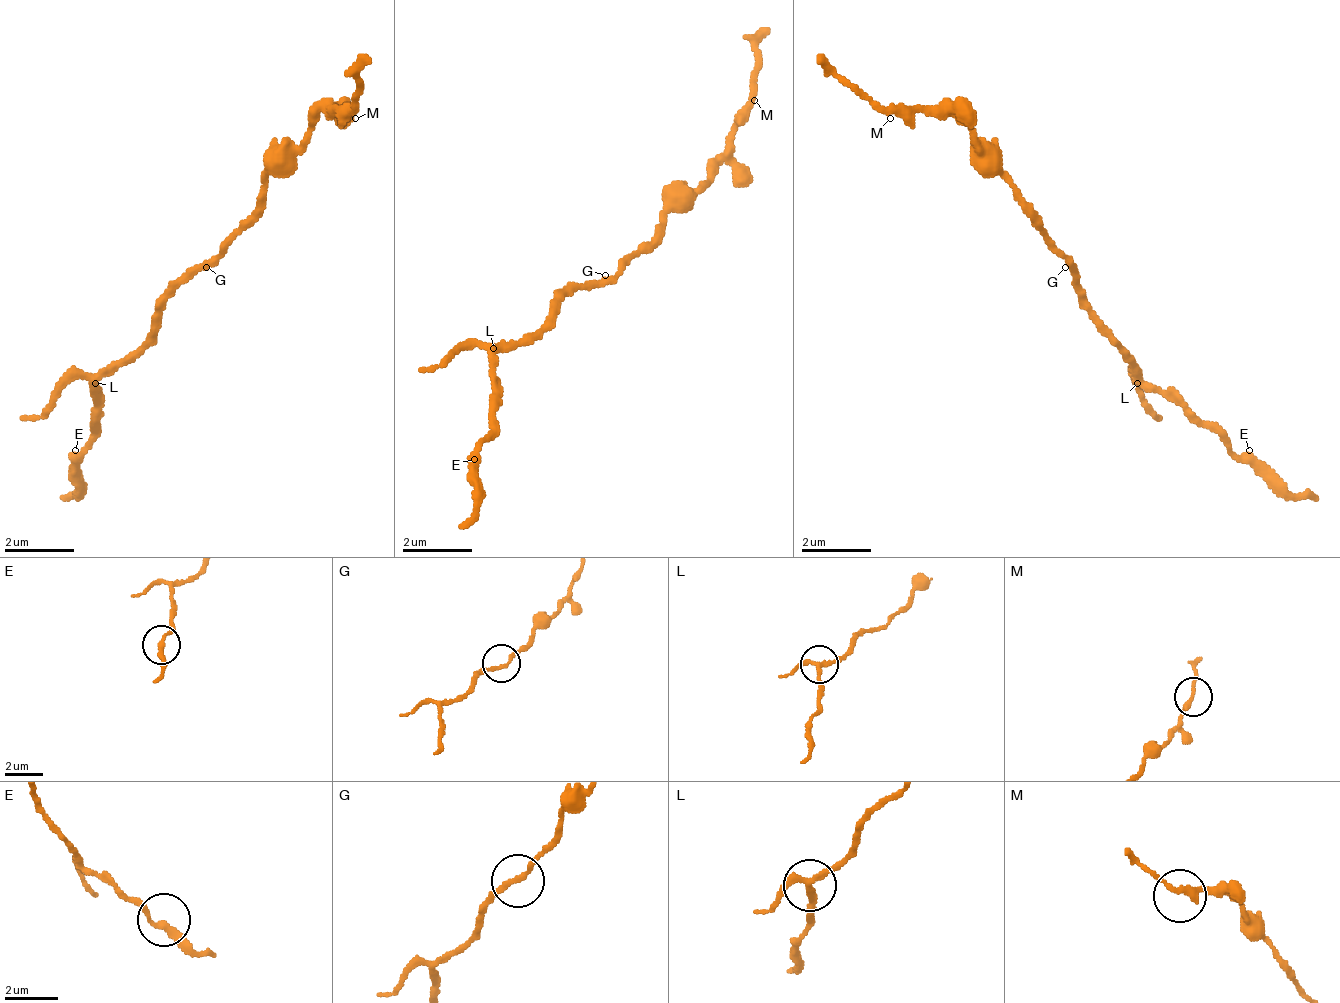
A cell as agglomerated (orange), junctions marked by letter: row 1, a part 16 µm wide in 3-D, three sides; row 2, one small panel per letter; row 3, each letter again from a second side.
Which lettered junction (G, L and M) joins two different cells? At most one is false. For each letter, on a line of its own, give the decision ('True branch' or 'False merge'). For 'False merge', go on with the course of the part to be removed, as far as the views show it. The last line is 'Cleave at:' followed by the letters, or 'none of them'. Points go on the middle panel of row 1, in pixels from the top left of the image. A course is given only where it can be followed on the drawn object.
G: True branch
L: False merge. Course of the part to remove: (491, 345), (491, 380), (474, 503), (456, 529)
M: True branch
Cleave at: L

